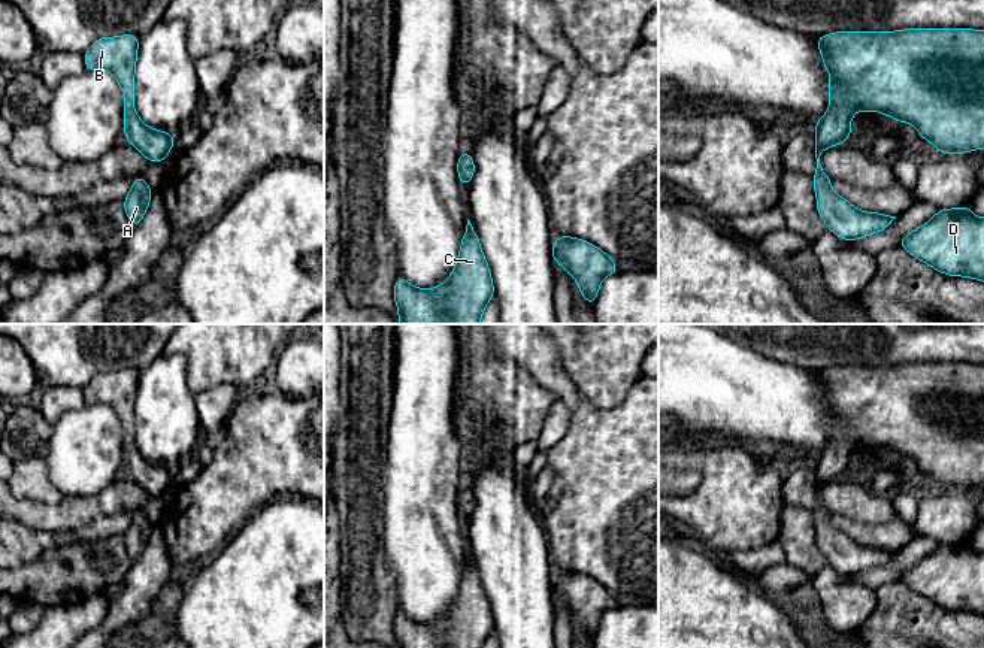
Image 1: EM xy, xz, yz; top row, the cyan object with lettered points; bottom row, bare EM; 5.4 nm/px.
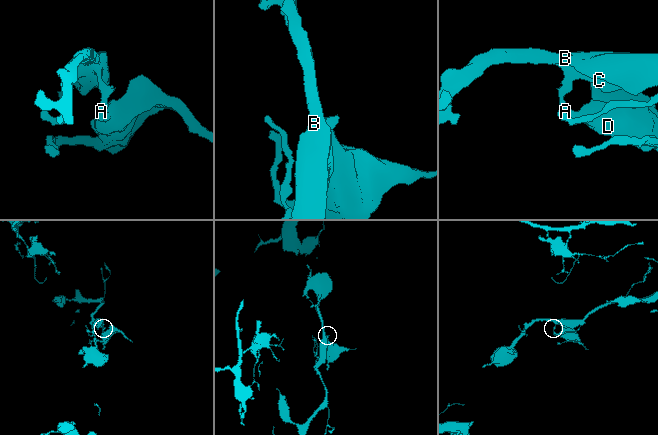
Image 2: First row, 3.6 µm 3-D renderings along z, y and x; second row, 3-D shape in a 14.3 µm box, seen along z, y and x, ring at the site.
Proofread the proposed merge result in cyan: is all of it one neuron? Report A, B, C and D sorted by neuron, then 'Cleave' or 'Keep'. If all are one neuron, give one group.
Groups: A B C D. Keep

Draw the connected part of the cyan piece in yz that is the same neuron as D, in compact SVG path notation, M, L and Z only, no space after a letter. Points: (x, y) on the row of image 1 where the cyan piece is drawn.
M969 205L939 212L899 245L911 255L948 276L984 282L984 218L972 215Z

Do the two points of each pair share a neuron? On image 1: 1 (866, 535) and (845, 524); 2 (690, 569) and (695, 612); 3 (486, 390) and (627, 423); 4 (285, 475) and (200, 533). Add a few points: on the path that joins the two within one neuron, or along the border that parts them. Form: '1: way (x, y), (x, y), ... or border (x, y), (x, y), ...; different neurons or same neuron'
1: way (862, 533), (850, 527); same neuron
2: way (690, 580), (690, 602); same neuron
3: way (521, 390), (592, 393); same neuron
4: way (265, 475), (259, 475), (221, 512); same neuron

